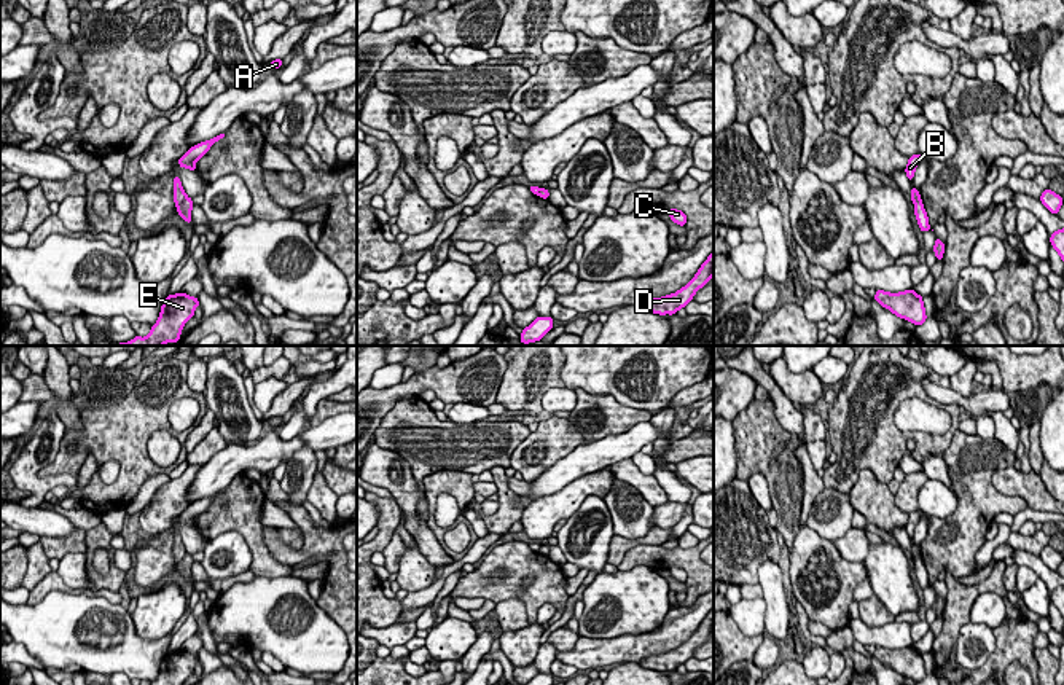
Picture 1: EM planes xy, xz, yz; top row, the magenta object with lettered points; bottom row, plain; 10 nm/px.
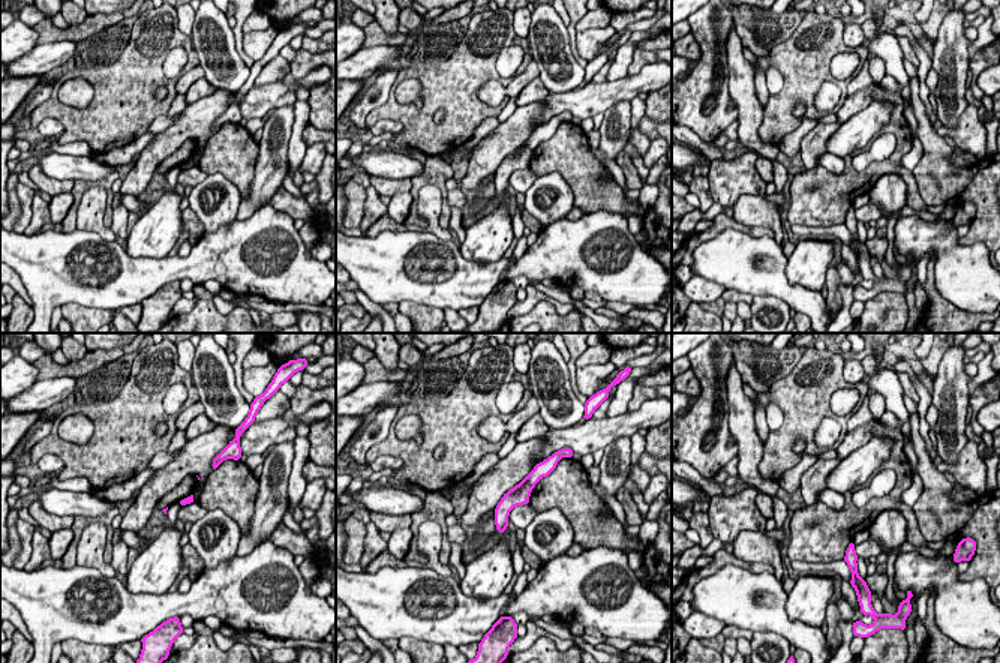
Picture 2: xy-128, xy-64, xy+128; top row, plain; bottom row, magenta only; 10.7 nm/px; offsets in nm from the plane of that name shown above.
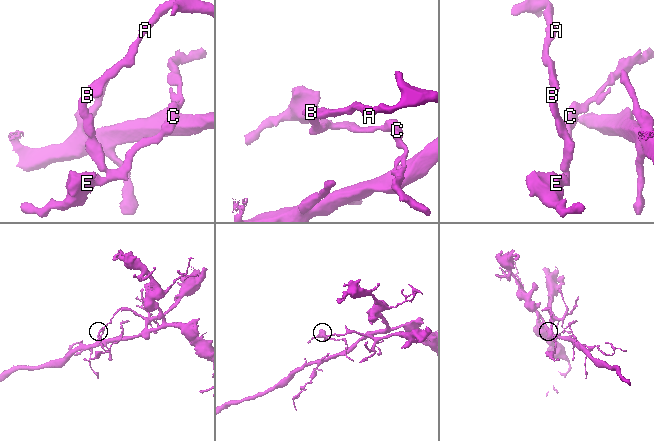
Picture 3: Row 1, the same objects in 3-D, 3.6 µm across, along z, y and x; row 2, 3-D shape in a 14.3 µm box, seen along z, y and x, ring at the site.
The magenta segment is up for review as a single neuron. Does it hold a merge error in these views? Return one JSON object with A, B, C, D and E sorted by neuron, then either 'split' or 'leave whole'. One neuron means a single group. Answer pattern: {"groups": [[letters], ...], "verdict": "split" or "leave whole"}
{"groups": [["A", "B", "D"], ["C", "E"]], "verdict": "split"}

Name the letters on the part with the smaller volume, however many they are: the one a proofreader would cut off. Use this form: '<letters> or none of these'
C, E

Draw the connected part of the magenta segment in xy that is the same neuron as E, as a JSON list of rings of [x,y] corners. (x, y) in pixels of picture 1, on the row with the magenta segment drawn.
[[[186,293],[169,295],[161,306],[159,319],[151,325],[148,336],[135,336],[129,342],[118,342],[118,346],[162,346],[180,341],[180,333],[185,323],[194,317],[194,309],[199,299]]]

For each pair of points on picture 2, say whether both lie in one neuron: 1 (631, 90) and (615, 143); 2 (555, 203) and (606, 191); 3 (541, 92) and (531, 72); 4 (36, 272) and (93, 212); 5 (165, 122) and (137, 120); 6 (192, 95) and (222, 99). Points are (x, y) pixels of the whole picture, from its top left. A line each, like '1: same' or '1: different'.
1: different
2: different
3: different
4: different
5: different
6: different

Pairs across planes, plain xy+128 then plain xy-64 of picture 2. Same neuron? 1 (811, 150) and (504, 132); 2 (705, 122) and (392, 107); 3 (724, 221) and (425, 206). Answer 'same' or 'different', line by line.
1: same
2: different
3: same

